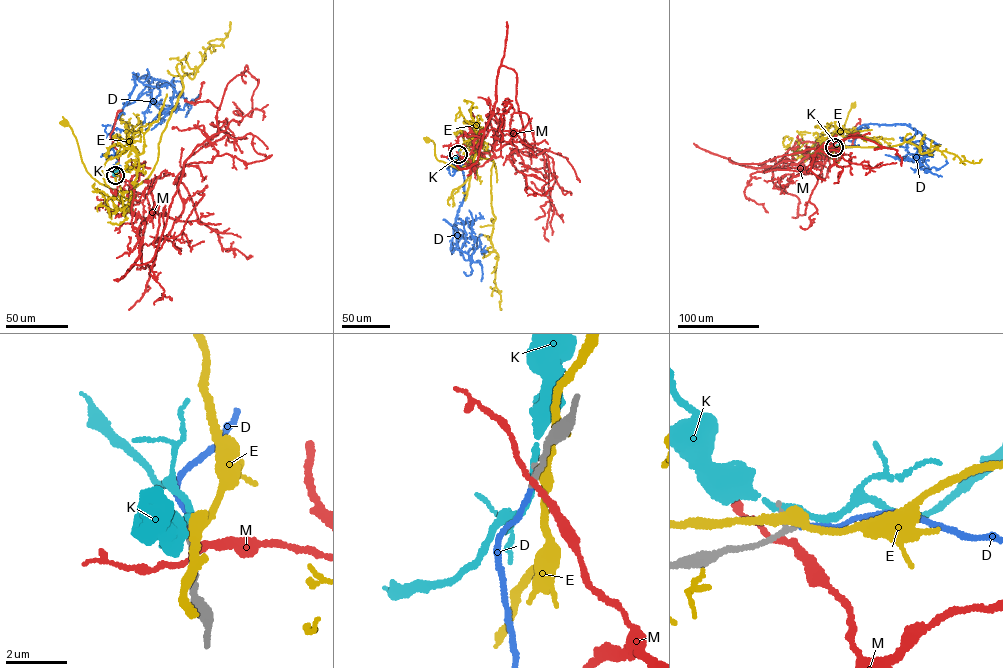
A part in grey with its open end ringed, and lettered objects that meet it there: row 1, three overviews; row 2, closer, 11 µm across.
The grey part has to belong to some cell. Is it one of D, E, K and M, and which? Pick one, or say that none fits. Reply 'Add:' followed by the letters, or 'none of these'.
Add: D

